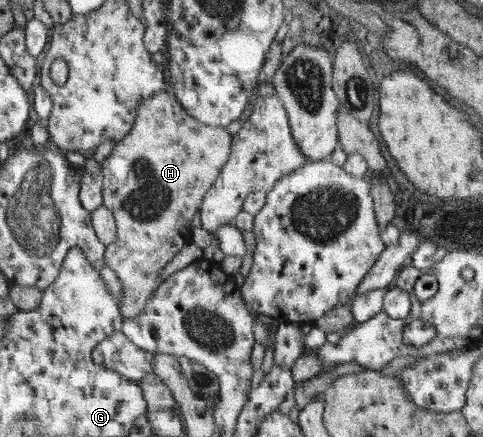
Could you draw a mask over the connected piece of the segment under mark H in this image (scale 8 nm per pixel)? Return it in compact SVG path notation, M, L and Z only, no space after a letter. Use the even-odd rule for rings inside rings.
M161 91L157 95L153 95L149 99L142 102L142 105L138 109L138 118L134 123L133 130L125 139L121 139L119 143L115 144L113 153L110 159L107 159L103 163L102 171L100 174L100 182L103 187L104 193L104 205L113 211L116 217L116 223L118 227L117 241L112 245L106 247L106 265L117 272L117 276L124 282L124 300L119 303L119 308L124 317L131 318L140 315L143 312L143 308L147 305L149 297L160 287L163 281L160 279L161 271L172 261L175 257L190 244L191 239L191 223L195 219L195 215L200 213L203 201L206 198L207 192L213 187L215 181L217 181L219 174L222 173L222 169L226 166L232 153L232 145L234 141L234 135L230 135L224 127L210 126L206 123L200 122L192 115L187 113L180 101L172 91Z

